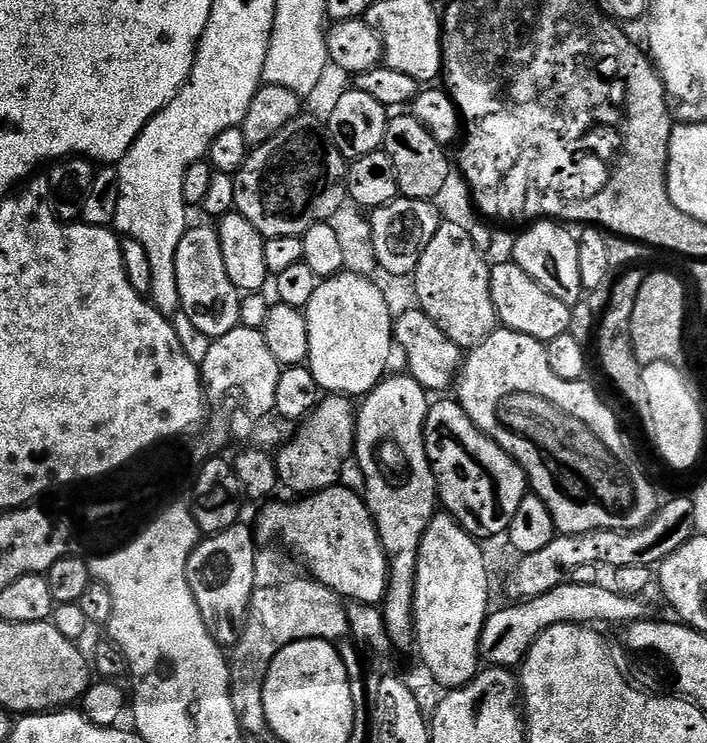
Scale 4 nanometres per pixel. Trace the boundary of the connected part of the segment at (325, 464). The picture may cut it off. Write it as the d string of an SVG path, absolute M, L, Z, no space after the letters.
M328 394L317 403L310 415L299 425L300 433L280 453L275 453L276 478L292 494L311 494L337 483L344 463L353 455L356 442L357 409L347 396Z

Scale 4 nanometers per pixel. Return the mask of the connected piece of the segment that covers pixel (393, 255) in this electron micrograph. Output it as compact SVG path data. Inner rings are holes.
M397 198L386 206L375 209L370 216L370 225L372 245L378 262L383 268L390 270L390 274L411 277L426 246L430 246L430 238L434 238L441 223L441 216L436 212L434 204L426 200Z

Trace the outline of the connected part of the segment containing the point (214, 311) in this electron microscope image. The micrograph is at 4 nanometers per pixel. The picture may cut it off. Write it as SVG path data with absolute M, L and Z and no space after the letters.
M189 227L178 242L174 270L178 278L180 311L194 322L194 326L202 334L215 338L230 334L230 330L238 327L242 293L234 286L234 282L230 282L230 274L226 274L226 262L222 262L220 234L215 227Z

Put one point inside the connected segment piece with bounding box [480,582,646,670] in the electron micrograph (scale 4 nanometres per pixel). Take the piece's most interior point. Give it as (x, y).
(507, 634)

